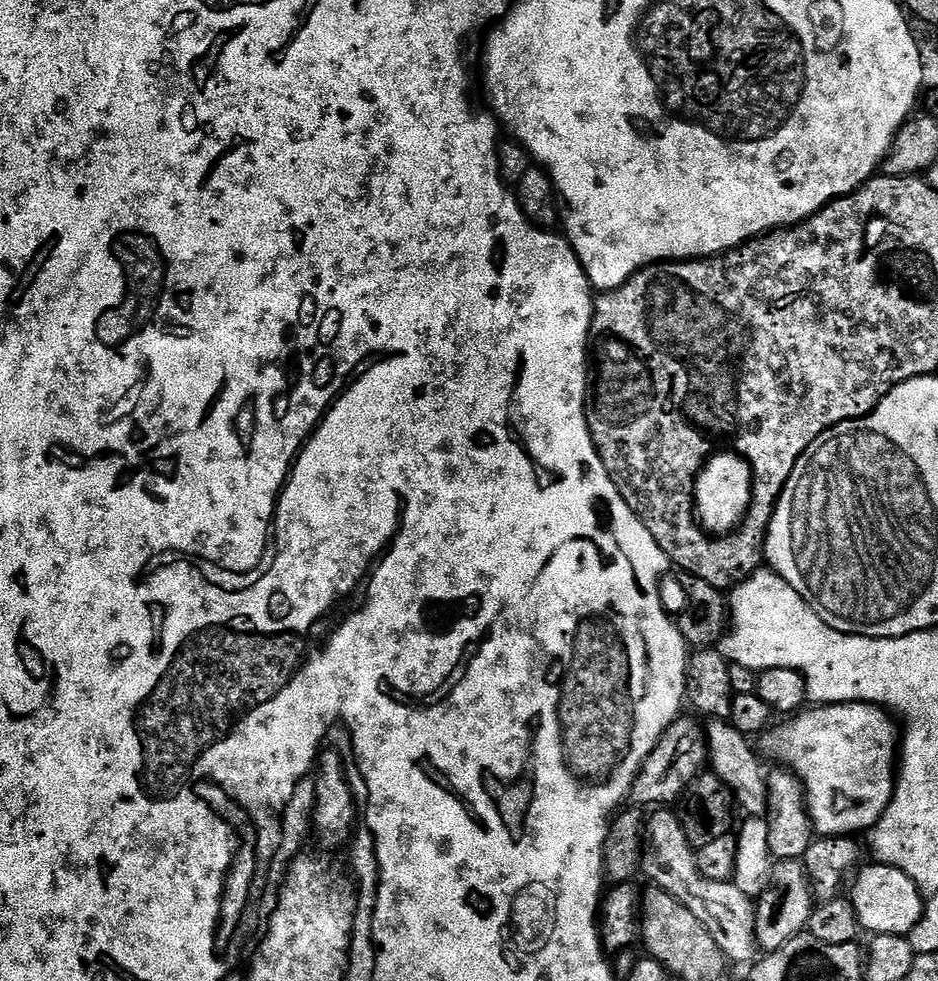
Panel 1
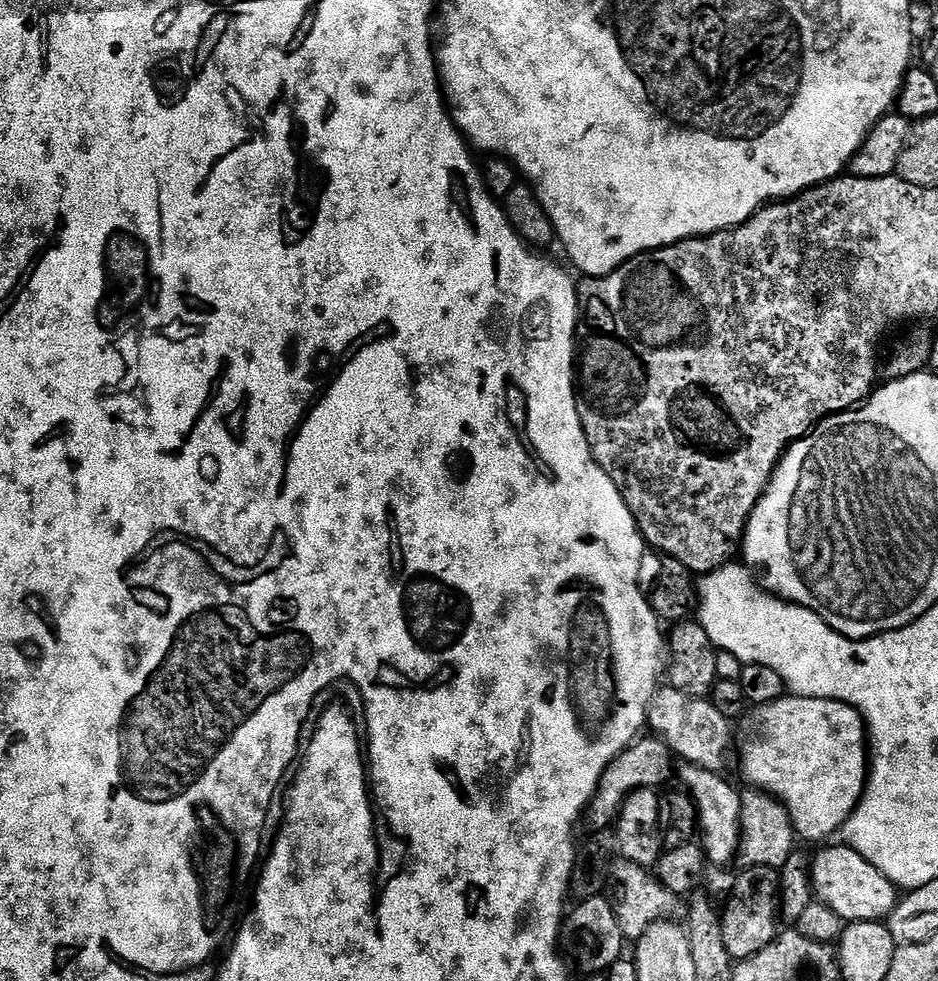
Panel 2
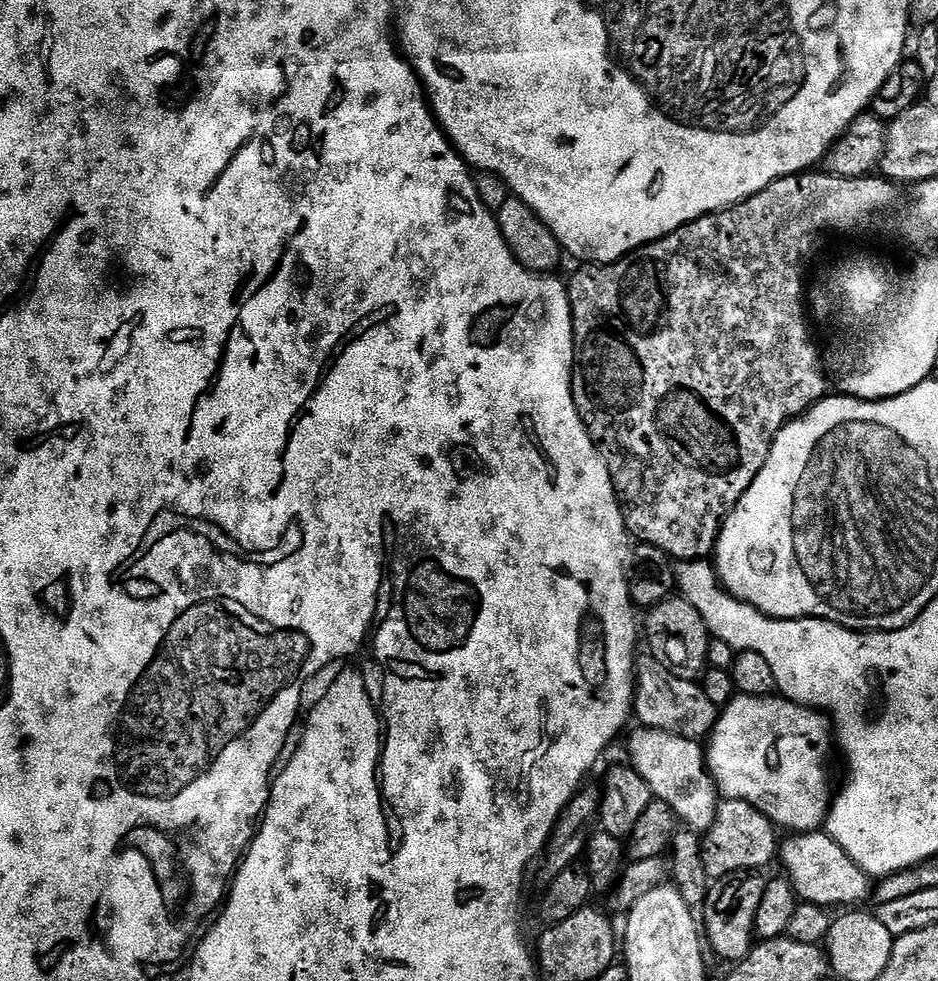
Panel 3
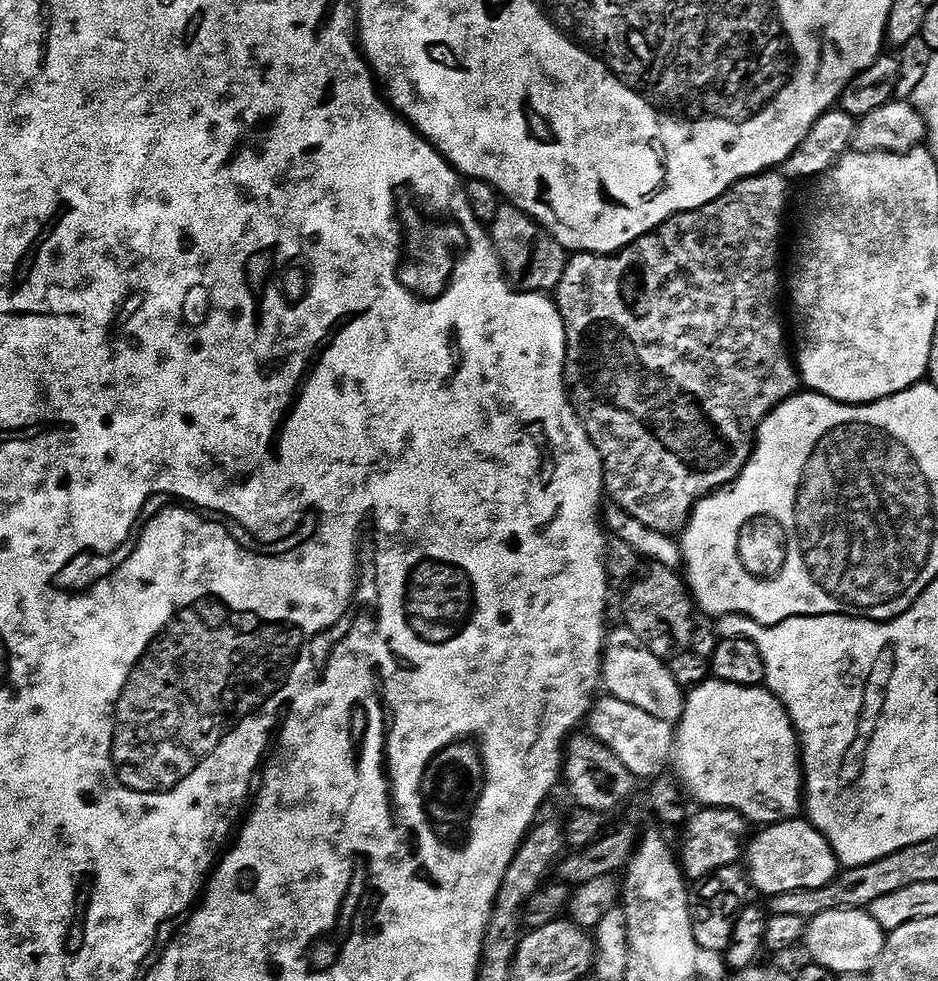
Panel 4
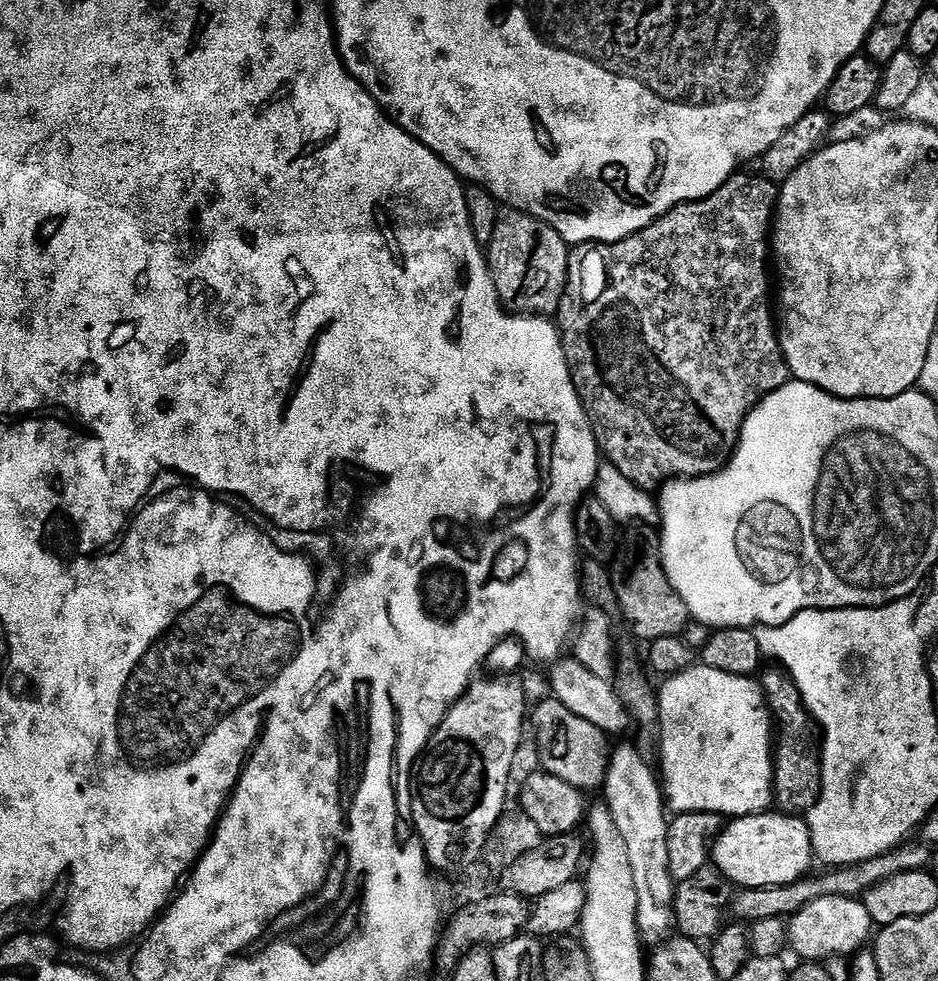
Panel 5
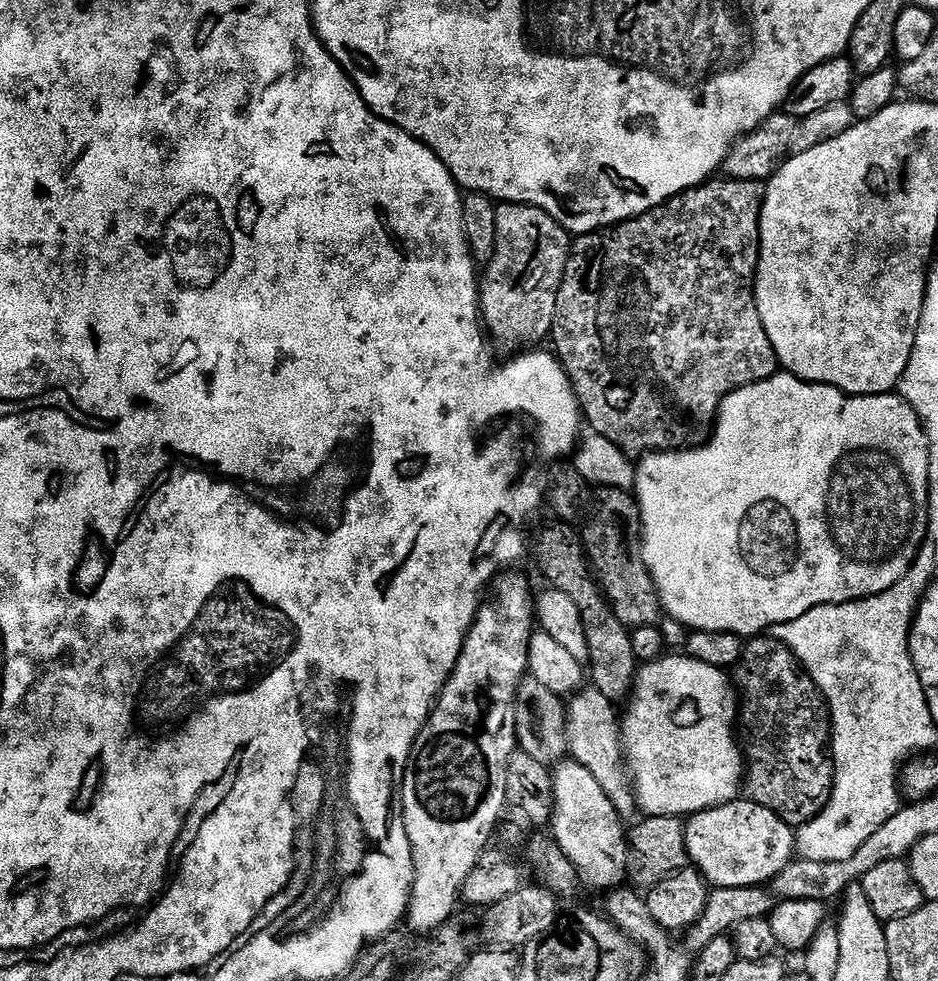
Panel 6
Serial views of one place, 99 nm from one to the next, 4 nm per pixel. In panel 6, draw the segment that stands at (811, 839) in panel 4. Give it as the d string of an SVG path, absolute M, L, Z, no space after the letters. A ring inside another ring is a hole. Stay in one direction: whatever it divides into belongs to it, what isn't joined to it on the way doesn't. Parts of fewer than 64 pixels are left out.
M737 798L730 804L707 808L705 812L693 812L684 825L684 850L691 867L695 868L712 888L734 886L764 886L794 859L796 837L793 825L787 824L776 812L755 804L747 798Z

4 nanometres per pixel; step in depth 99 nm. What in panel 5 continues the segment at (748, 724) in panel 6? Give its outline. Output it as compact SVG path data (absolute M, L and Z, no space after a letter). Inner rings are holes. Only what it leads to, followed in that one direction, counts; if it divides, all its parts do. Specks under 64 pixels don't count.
M775 670L776 672L765 671L764 684L762 683L762 691L764 699L768 701L769 709L774 717L775 723L778 725L778 735L774 740L774 771L772 774L772 782L774 785L774 804L779 811L785 814L804 814L808 809L816 804L820 799L820 748L818 747L818 728L808 709L801 702L798 690L794 686L792 679L788 677L788 673L783 670Z

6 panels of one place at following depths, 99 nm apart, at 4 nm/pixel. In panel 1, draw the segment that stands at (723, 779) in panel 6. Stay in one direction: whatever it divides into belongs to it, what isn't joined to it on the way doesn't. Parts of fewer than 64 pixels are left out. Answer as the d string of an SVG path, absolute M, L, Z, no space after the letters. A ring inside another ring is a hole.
M854 703L854 704L821 704L819 706L808 706L808 707L805 707L803 710L795 713L795 715L791 717L791 720L792 720L792 724L784 724L781 726L780 729L777 730L776 737L774 737L772 740L772 748L774 751L776 751L777 758L781 760L781 761L780 760L777 760L777 761L779 761L781 765L787 766L790 769L790 771L793 772L797 778L799 778L800 783L803 784L804 786L804 798L808 802L808 817L810 817L812 820L812 826L814 829L815 835L820 838L823 838L825 836L851 837L853 834L856 834L852 832L861 832L861 834L867 833L869 830L871 830L873 826L875 826L878 823L878 821L880 821L880 819L882 818L882 814L886 810L886 806L892 800L892 793L896 791L896 774L898 771L898 724L897 724L897 721L893 719L893 717L889 715L889 713L885 711L885 709L877 705L857 704L857 703Z

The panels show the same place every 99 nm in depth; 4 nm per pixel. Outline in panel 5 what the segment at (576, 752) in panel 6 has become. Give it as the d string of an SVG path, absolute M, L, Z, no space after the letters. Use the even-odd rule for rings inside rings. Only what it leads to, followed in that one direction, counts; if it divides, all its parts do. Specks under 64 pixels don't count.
M633 743L622 744L611 751L602 795L606 800L604 806L622 837L627 862L633 875L638 899L636 925L647 943L649 940L652 946L657 945L670 934L668 932L674 926L672 902L676 884L669 874L669 821L664 816L666 804L661 783L653 767L642 762Z

